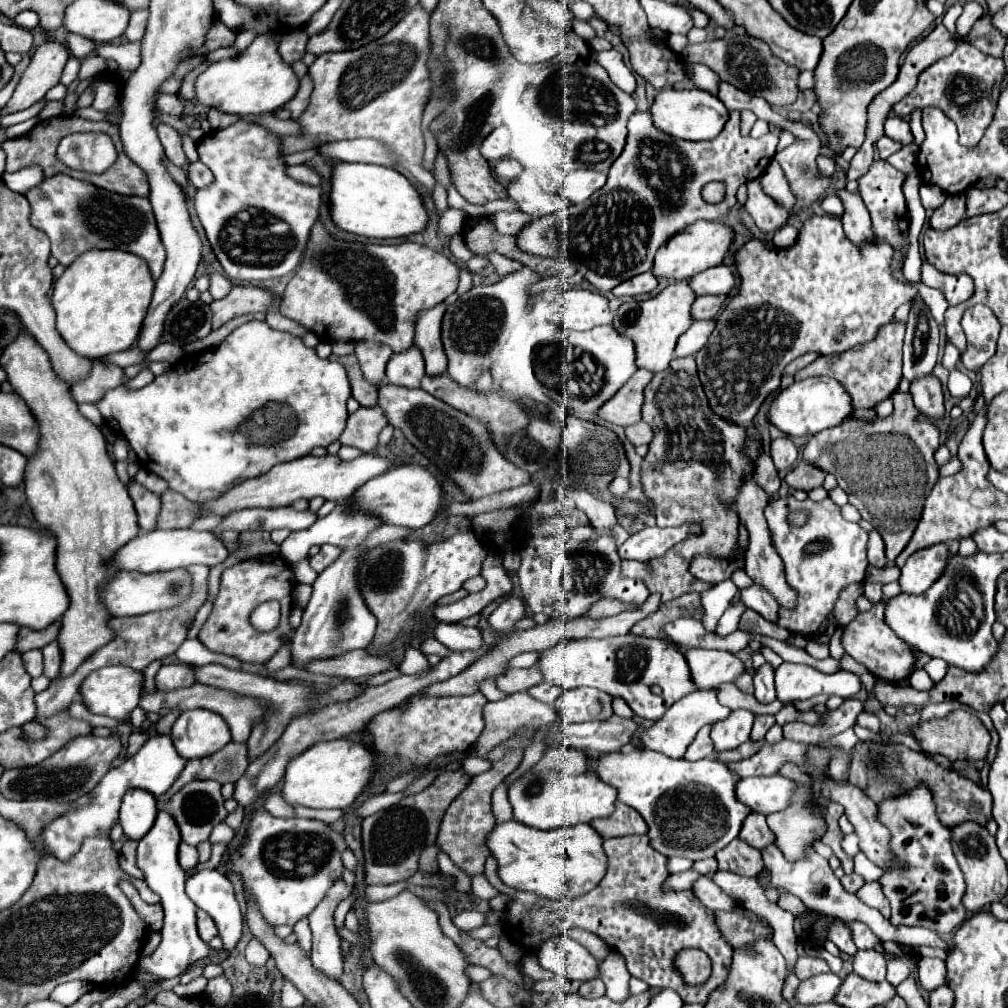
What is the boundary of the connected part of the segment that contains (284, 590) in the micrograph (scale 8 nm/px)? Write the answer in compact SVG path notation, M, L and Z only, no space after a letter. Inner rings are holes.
M280 556L246 560L236 566L226 568L222 574L220 592L214 600L212 614L202 626L198 640L212 652L222 652L222 654L240 658L244 662L254 662L254 664L268 662L284 646L286 638L292 634L292 628L288 622L290 610L292 610L292 598L290 598L292 588L294 588L294 574ZM264 600L278 600L282 606L282 618L280 618L278 628L274 628L272 632L260 634L258 630L252 628L252 624L248 622L248 616Z

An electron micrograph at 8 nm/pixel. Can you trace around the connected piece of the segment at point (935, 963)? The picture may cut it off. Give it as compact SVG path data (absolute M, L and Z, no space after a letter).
M940 958L918 962L918 982L924 990L934 990L934 986L946 984L946 966Z

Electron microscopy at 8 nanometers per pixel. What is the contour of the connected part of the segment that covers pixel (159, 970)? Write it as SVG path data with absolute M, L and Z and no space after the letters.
M160 812L152 830L138 842L138 858L136 858L136 864L138 868L142 870L144 874L144 882L150 886L152 892L156 892L160 898L162 898L162 908L164 908L164 928L162 928L162 942L160 946L154 950L154 954L146 956L140 960L138 968L142 970L148 970L160 978L176 978L176 976L182 976L194 962L202 960L202 958L208 958L212 952L218 952L220 950L212 950L206 942L202 942L202 938L198 936L198 930L196 930L196 904L186 896L184 892L184 882L186 882L186 872L180 868L178 864L178 844L180 844L180 832L178 832L178 826L174 822L174 818L166 812Z

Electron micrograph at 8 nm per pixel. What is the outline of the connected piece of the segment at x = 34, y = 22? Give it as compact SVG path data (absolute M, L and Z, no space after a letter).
M20 12L20 14L16 16L14 24L22 26L22 28L26 28L26 30L32 30L32 28L38 26L38 16L36 16L34 12Z

